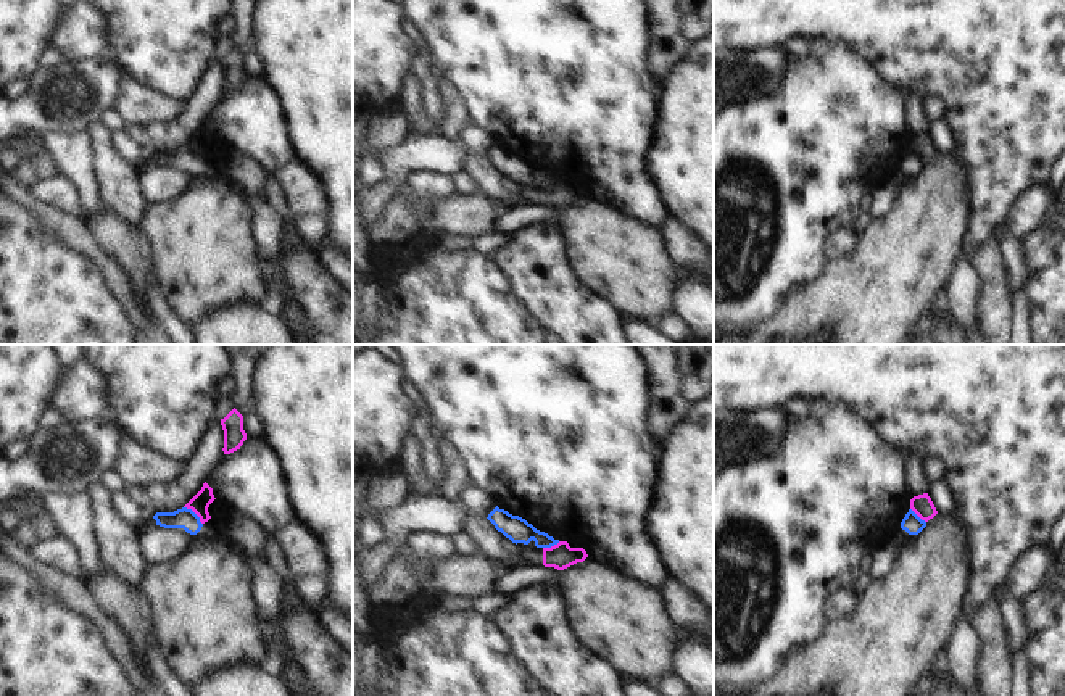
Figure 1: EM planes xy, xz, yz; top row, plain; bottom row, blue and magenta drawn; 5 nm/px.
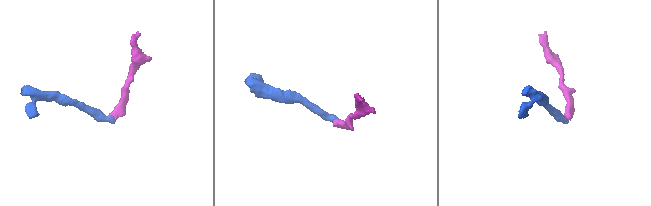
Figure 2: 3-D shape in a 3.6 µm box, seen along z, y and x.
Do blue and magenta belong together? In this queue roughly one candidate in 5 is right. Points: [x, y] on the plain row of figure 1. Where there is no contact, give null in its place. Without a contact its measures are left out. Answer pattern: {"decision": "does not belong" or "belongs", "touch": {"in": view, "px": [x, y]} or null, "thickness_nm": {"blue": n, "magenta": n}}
{"decision": "does not belong", "touch": {"in": "xy", "px": [195, 153]}, "thickness_nm": {"blue": 100, "magenta": 90}}

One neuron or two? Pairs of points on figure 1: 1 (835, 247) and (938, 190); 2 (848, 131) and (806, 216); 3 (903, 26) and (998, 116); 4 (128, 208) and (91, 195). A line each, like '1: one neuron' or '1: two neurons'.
1: two neurons
2: one neuron
3: one neuron
4: two neurons

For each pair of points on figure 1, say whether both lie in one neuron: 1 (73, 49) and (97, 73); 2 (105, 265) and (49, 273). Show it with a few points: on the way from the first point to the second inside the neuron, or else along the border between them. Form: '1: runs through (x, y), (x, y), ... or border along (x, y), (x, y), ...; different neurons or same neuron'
1: border along (110, 53), (65, 62); different neurons
2: border along (66, 245), (86, 255), (100, 269), (118, 298); different neurons

